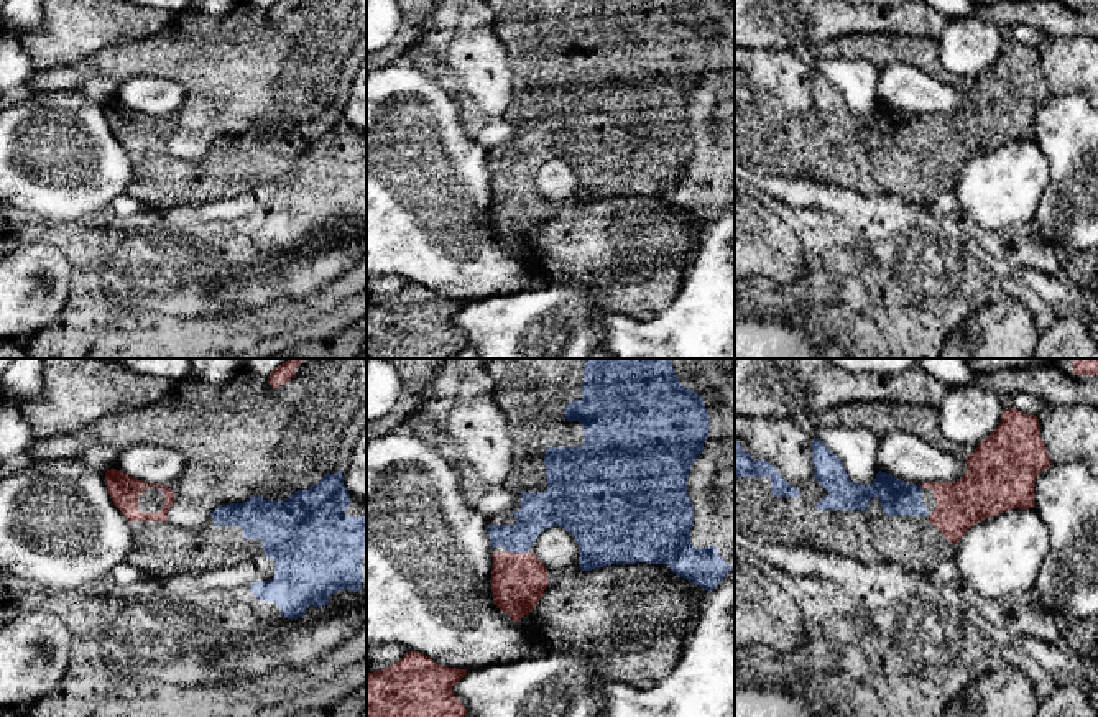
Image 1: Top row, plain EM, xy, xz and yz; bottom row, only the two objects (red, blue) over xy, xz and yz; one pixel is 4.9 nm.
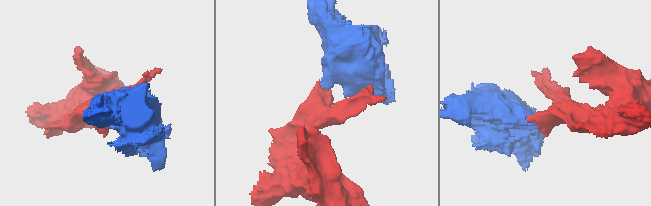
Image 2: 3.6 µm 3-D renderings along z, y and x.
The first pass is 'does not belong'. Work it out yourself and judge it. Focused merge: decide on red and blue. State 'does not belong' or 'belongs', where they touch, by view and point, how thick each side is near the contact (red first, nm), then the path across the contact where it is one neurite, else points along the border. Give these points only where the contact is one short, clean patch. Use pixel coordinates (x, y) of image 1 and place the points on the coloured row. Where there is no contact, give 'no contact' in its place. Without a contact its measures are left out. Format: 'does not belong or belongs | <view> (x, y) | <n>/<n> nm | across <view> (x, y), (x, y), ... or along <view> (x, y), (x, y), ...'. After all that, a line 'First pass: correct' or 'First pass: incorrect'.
belongs | xz (516, 553) | 280/190 nm | across xz (518, 579), (516, 553), (516, 540), (539, 510)
First pass: incorrect

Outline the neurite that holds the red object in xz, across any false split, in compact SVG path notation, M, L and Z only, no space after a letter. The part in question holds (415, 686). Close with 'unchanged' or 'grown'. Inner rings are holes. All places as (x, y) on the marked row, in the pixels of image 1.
M408 651L396 664L367 674L367 717L464 717L465 705L452 687L467 669L436 664L429 656Z | unchanged

